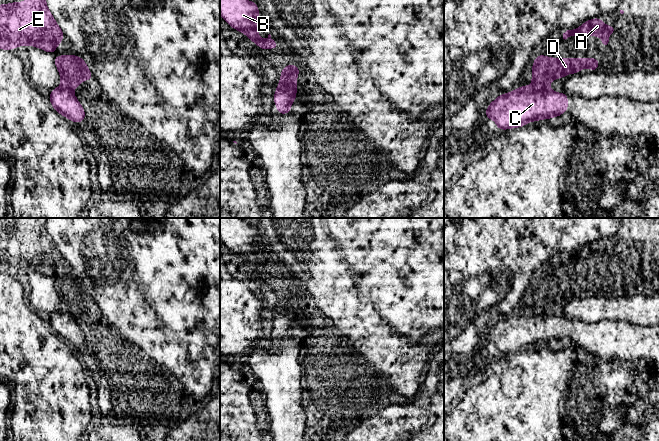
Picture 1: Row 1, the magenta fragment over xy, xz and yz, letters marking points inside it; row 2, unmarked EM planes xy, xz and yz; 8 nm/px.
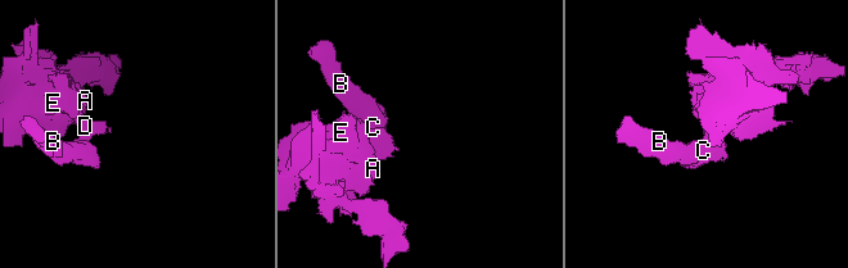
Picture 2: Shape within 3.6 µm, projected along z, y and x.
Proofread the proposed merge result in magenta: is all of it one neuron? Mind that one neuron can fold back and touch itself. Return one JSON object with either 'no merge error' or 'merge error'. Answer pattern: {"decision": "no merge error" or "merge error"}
{"decision": "merge error"}

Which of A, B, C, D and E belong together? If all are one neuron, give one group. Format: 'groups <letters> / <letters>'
groups A D E / B C

